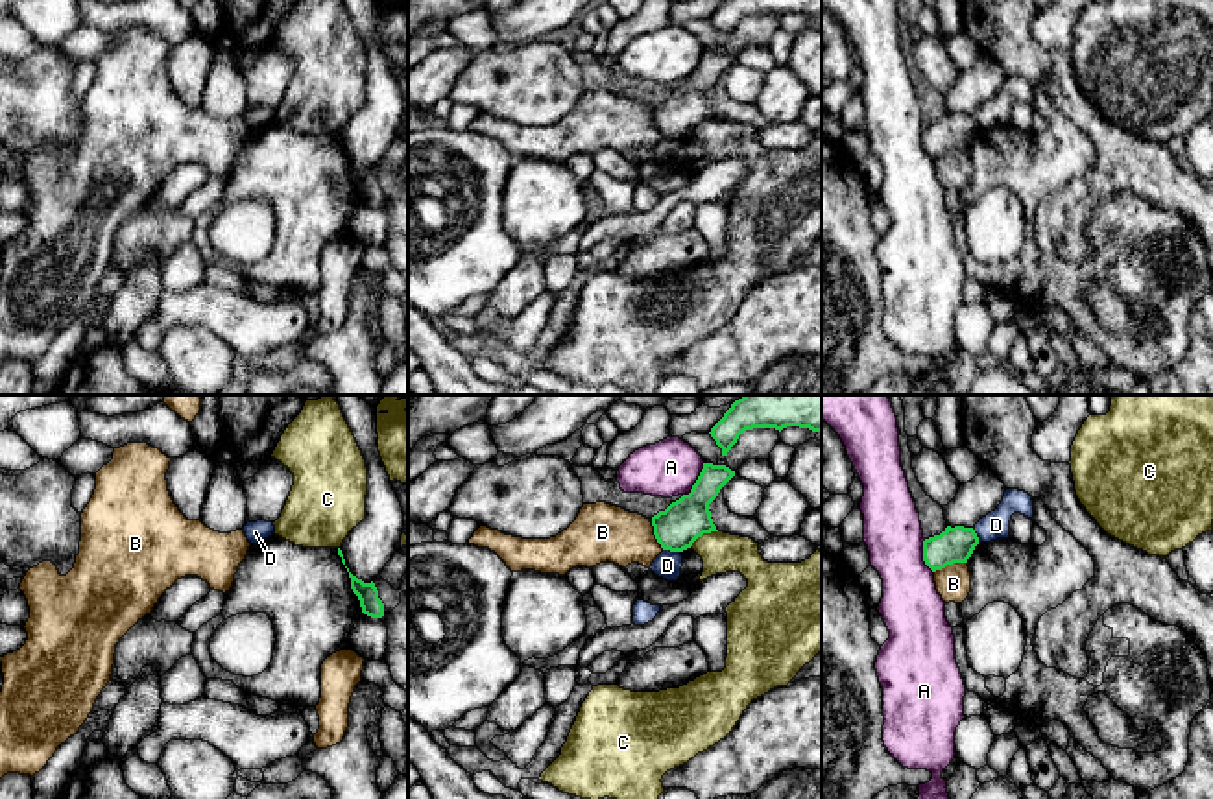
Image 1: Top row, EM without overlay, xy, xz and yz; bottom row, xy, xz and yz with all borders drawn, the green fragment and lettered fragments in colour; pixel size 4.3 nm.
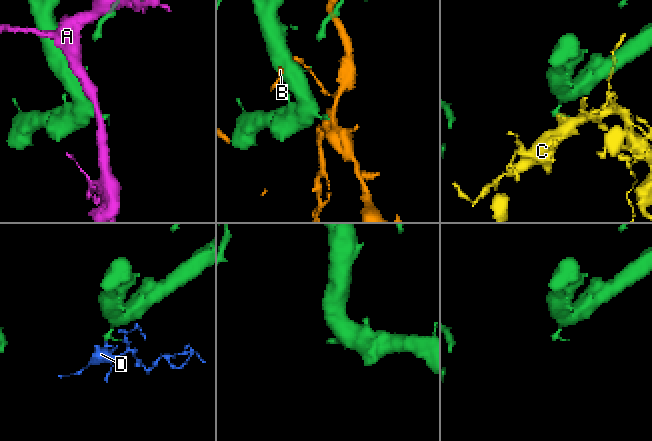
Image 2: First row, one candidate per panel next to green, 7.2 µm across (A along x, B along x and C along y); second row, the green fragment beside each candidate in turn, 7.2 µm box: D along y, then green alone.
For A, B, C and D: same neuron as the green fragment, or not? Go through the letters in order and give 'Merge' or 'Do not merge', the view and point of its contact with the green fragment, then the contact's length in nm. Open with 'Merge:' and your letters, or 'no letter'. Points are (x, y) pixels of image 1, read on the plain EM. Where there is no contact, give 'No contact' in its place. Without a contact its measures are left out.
Merge: no letter
A: Do not merge. Touches green at yz (924, 143). Shared border 160 nm
B: Do not merge. Touches green at yz (949, 150). Shared border 150 nm
C: Do not merge. Touches green at xz (702, 120). Shared border 150 nm
D: Do not merge. Touches green at xz (672, 137). Shared border 80 nm

